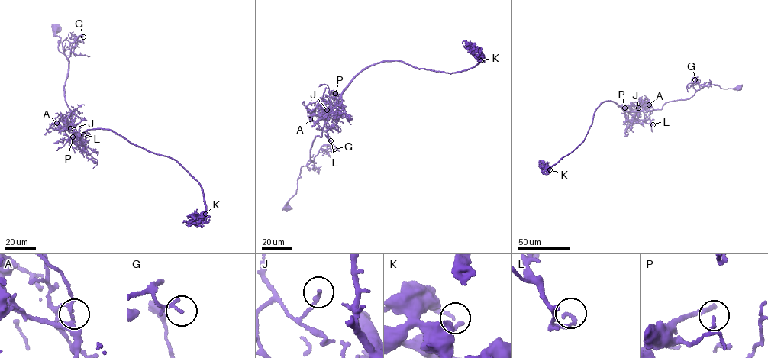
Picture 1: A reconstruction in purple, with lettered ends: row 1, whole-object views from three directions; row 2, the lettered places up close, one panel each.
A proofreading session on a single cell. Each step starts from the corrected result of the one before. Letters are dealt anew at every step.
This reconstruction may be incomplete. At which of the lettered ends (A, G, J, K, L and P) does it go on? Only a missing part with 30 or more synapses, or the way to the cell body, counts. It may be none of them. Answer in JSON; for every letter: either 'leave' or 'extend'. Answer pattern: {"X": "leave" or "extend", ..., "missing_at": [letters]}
{"A": "leave", "G": "leave", "J": "leave", "K": "leave", "L": "leave", "P": "leave", "missing_at": []}

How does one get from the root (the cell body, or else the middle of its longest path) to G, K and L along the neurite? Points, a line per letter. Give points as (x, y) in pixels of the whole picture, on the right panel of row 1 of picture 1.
G: (738, 88), (724, 88), (708, 84), (697, 90), (692, 83), (692, 78), (695, 77), (695, 79)
K: (738, 88), (707, 85), (660, 109), (630, 111), (602, 102), (584, 140), (545, 168), (550, 169)
L: (738, 88), (724, 88), (707, 85), (688, 98), (666, 102), (660, 109), (643, 111), (653, 124)

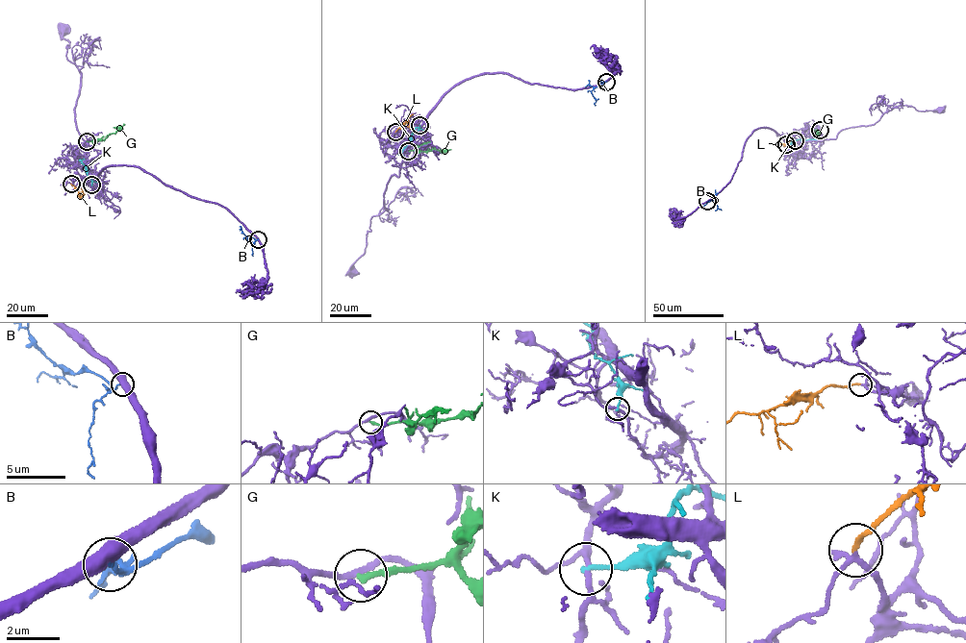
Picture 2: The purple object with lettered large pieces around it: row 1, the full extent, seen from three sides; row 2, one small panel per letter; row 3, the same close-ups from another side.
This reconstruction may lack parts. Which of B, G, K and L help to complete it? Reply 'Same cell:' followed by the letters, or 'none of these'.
Same cell: L

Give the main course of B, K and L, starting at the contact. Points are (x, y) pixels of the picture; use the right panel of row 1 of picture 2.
B: (707, 202), (716, 201), (721, 210)
K: (786, 144), (792, 140), (817, 139)
L: (795, 140), (777, 143)

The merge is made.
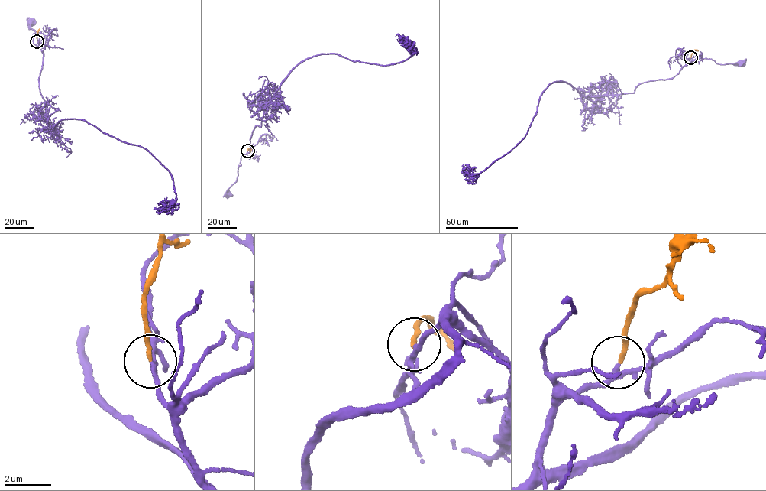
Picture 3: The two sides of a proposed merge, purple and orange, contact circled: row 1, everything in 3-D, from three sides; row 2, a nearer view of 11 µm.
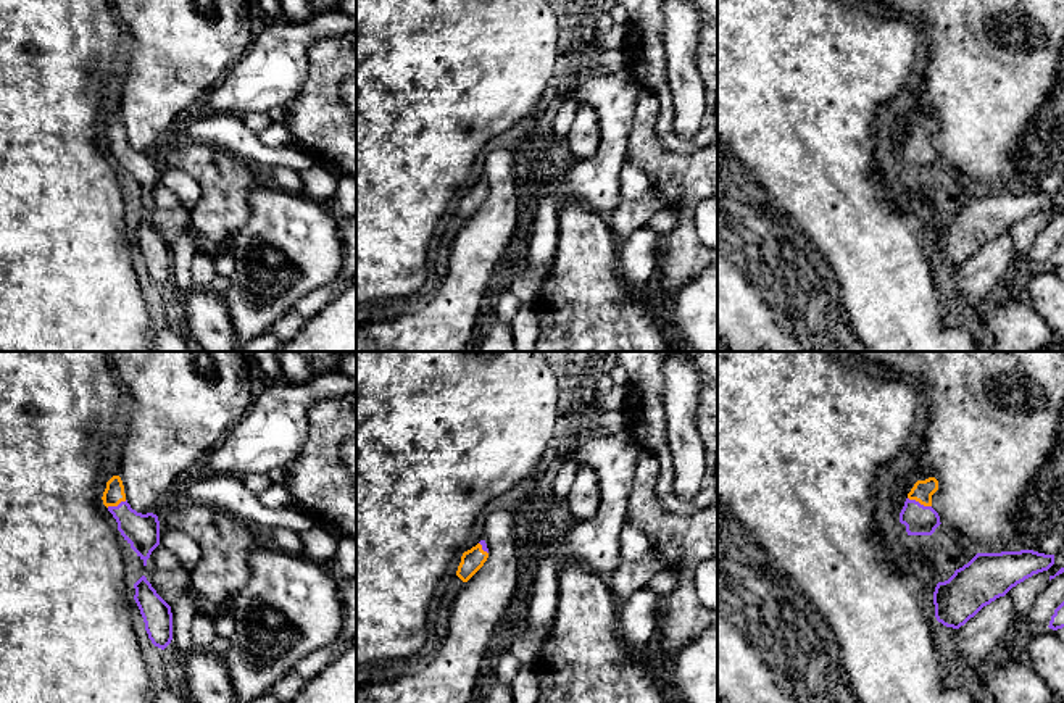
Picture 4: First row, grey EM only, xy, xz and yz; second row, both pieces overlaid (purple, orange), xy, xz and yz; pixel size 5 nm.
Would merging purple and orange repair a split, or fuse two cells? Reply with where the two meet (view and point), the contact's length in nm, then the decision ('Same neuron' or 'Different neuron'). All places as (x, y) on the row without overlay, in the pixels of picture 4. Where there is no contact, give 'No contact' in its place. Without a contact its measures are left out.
Touches purple at yz (918, 141). Shared border 130 nm. Same neuron

